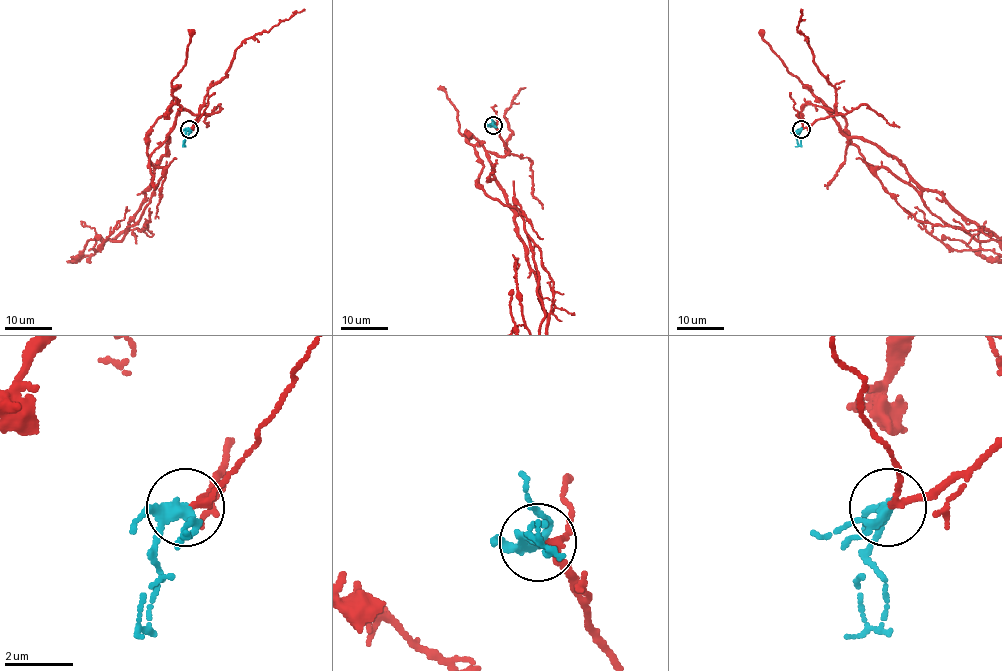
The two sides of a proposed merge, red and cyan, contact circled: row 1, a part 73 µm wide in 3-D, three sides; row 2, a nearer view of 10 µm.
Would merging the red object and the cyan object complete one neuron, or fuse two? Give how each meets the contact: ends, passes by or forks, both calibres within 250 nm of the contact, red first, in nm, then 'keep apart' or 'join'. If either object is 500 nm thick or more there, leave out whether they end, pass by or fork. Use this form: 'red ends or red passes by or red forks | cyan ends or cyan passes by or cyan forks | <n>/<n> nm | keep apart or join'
red passes by | cyan forks | 160/240 nm | join

